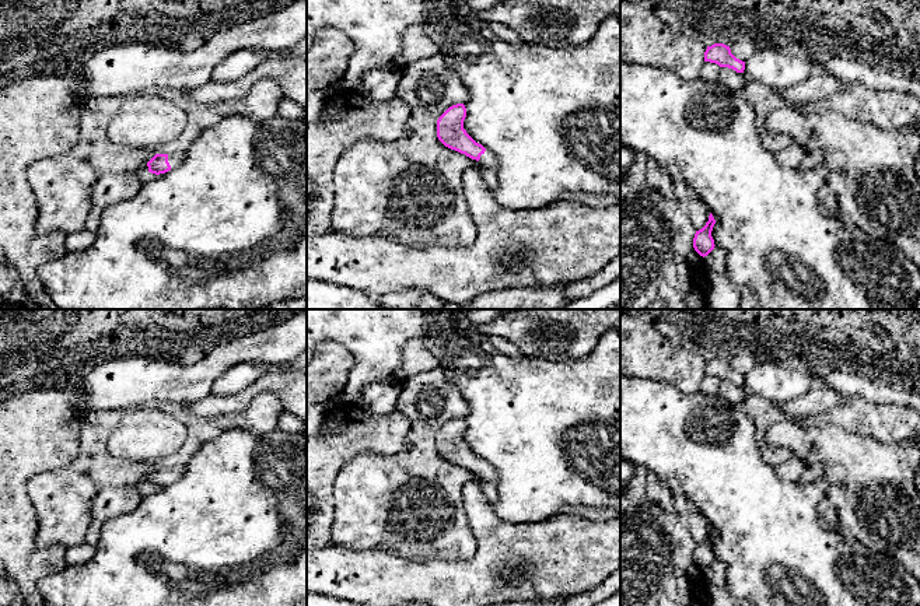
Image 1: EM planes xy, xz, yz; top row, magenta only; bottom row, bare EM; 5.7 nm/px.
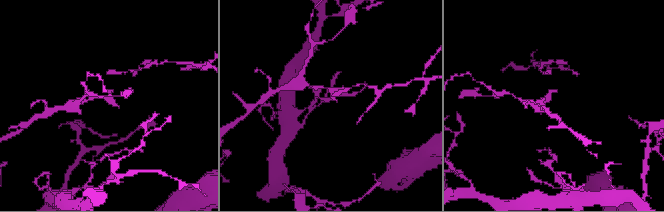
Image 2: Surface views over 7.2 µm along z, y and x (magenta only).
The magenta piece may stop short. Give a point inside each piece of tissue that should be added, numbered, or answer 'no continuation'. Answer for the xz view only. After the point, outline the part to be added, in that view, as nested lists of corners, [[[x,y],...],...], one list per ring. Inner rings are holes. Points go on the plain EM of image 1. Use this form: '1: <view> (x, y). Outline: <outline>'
1: xz (488, 473). Outline: [[[486,462],[486,465],[480,469],[479,474],[487,483],[497,486],[497,473],[490,463]]]

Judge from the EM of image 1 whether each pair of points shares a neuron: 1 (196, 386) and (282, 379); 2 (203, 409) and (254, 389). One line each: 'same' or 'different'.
1: different
2: same

